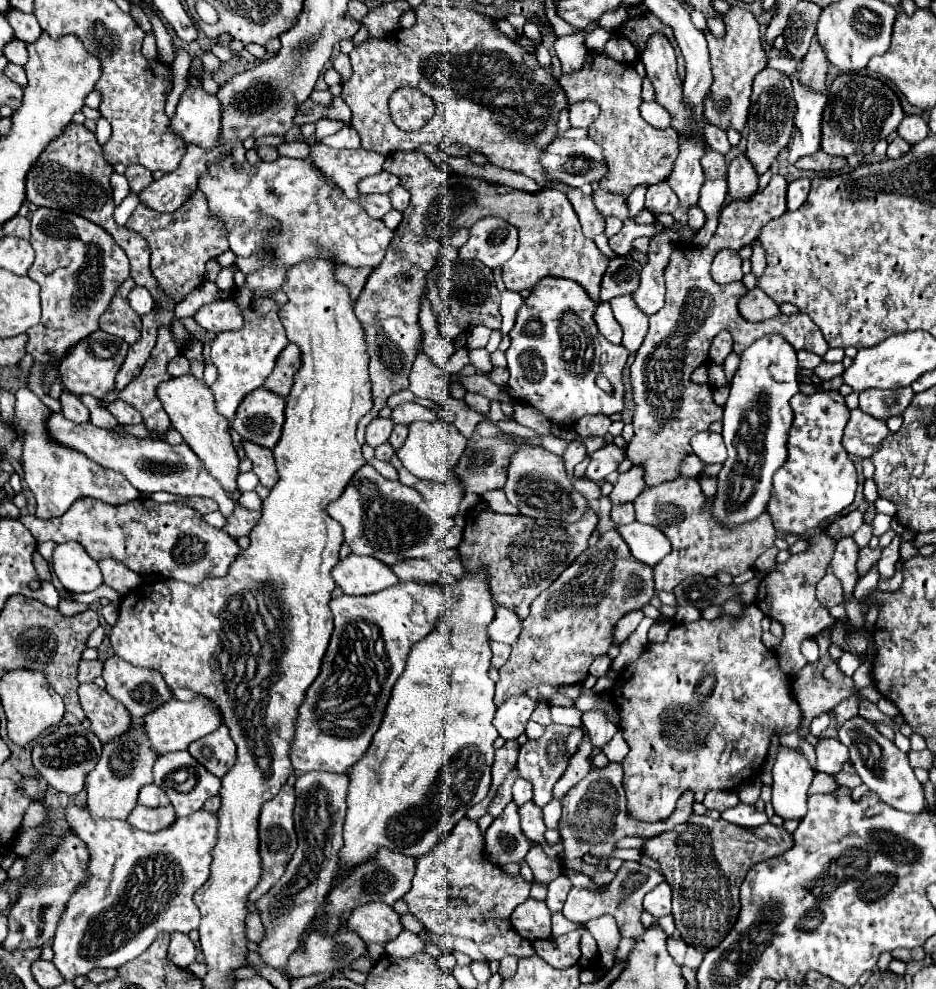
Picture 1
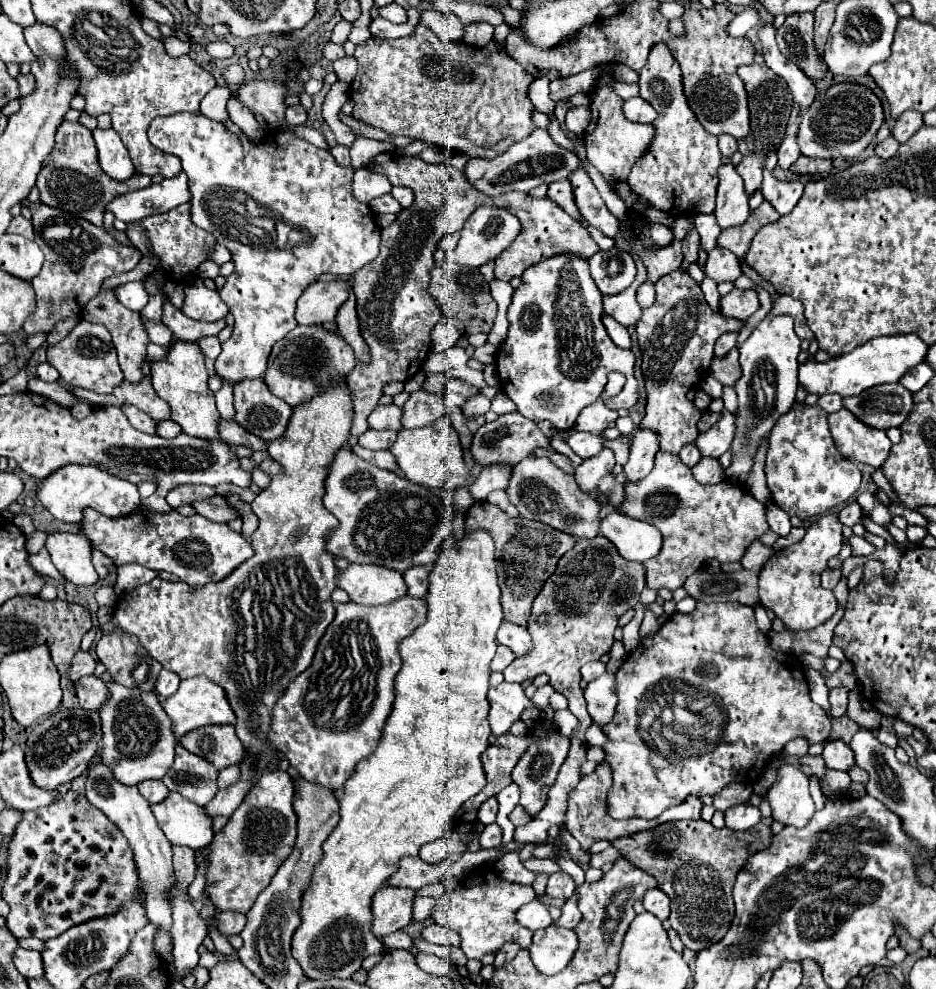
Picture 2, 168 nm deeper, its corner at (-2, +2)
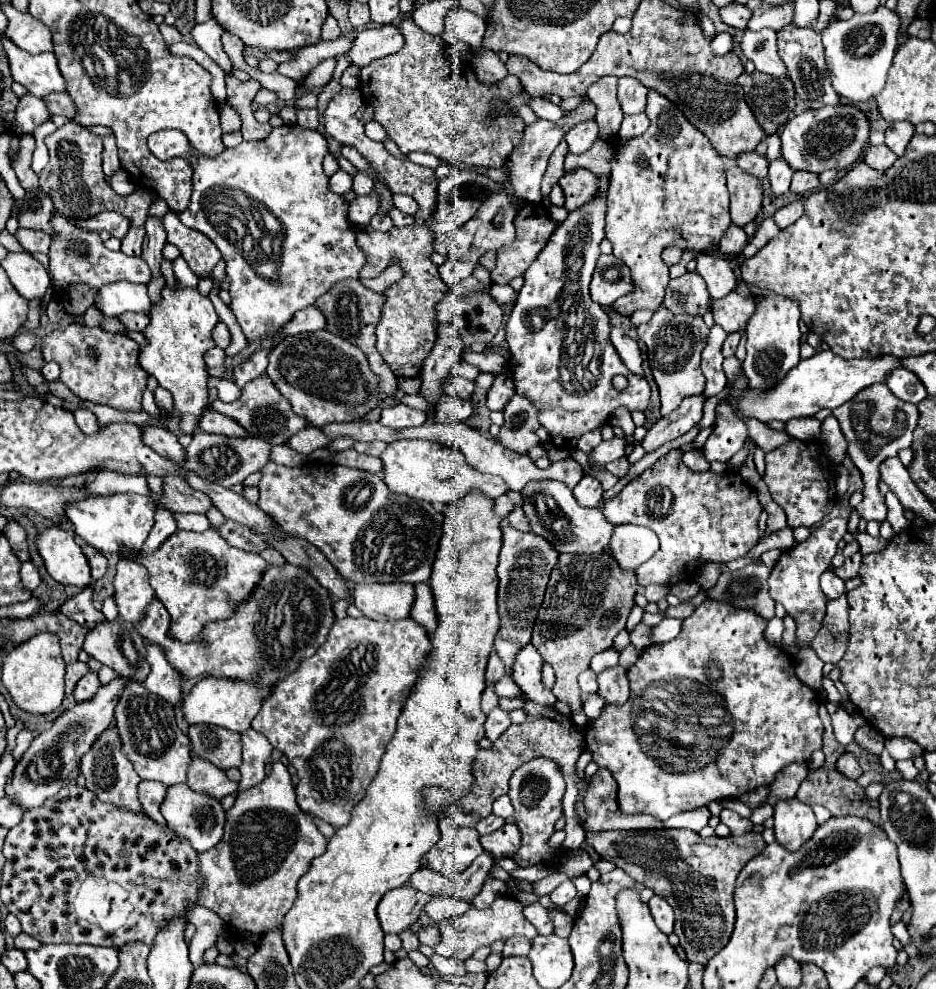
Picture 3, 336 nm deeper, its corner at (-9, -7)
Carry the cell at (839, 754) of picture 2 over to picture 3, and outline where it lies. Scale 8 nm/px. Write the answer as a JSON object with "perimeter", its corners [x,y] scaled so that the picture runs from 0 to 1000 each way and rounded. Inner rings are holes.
{"perimeter":[[[902,761],[902,763],[895,767],[893,776],[895,776],[895,780],[897,780],[900,784],[904,784],[906,788],[917,788],[917,786],[921,784],[921,776],[917,774],[917,767],[915,767],[910,761]]]}

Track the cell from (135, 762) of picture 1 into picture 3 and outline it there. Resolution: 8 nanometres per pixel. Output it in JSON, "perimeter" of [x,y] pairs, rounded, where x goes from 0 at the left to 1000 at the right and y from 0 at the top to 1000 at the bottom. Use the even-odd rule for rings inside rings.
{"perimeter":[[[141,689],[139,693],[135,693],[135,701],[130,701],[122,725],[130,747],[130,759],[141,769],[150,788],[171,790],[177,796],[199,790],[199,780],[205,771],[203,749],[190,737],[186,715],[177,707],[160,701],[158,697],[154,697],[154,693]]]}

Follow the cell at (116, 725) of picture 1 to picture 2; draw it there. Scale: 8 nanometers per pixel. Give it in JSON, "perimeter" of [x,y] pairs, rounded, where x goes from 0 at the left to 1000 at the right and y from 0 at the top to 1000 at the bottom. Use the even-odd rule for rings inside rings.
{"perimeter":[[[104,684],[87,686],[84,690],[80,690],[80,696],[82,696],[82,708],[91,718],[106,720],[110,712],[116,708],[114,692]]]}

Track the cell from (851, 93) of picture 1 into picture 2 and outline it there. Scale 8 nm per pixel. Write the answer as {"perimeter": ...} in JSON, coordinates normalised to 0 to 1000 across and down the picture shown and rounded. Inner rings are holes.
{"perimeter":[[[899,83],[884,89],[881,97],[871,101],[866,109],[856,117],[854,150],[866,160],[918,160],[918,156],[933,144],[937,131],[943,127],[943,105],[935,93],[922,85]]]}

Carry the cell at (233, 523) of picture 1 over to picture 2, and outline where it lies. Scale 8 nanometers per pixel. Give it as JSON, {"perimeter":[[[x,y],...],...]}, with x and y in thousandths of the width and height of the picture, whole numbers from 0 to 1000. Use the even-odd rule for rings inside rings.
{"perimeter":[[[228,502],[228,504],[223,504],[223,506],[208,508],[206,514],[208,514],[215,522],[223,524],[225,528],[240,528],[240,530],[243,530],[243,528],[255,524],[253,516],[251,516],[249,512],[243,512],[243,508],[240,508],[238,502]]]}

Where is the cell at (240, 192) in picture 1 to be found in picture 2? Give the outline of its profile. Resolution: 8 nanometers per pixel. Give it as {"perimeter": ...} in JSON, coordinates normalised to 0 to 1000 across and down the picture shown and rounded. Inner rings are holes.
{"perimeter":[[[191,113],[183,117],[170,117],[161,123],[157,135],[166,150],[193,160],[196,174],[202,180],[204,192],[204,222],[213,231],[225,235],[232,247],[243,249],[249,257],[251,275],[243,281],[234,297],[245,309],[247,317],[251,320],[251,332],[247,342],[238,346],[238,354],[230,364],[230,376],[245,388],[253,388],[264,382],[279,382],[285,374],[285,364],[292,354],[292,348],[302,344],[317,330],[315,305],[319,303],[324,293],[332,285],[337,285],[341,277],[351,275],[358,279],[375,279],[405,259],[407,231],[401,222],[401,216],[375,194],[375,180],[379,172],[375,168],[360,168],[351,152],[343,152],[313,138],[311,133],[300,135],[300,148],[290,142],[285,142],[281,148],[272,148],[270,144],[245,133],[240,125],[225,121],[215,113]],[[255,194],[260,194],[264,200],[270,200],[277,208],[296,216],[304,226],[326,233],[330,237],[330,245],[302,253],[283,253],[272,251],[268,247],[260,247],[255,243],[255,231],[251,222],[253,216],[247,214],[243,208],[245,198],[249,200]]]}

